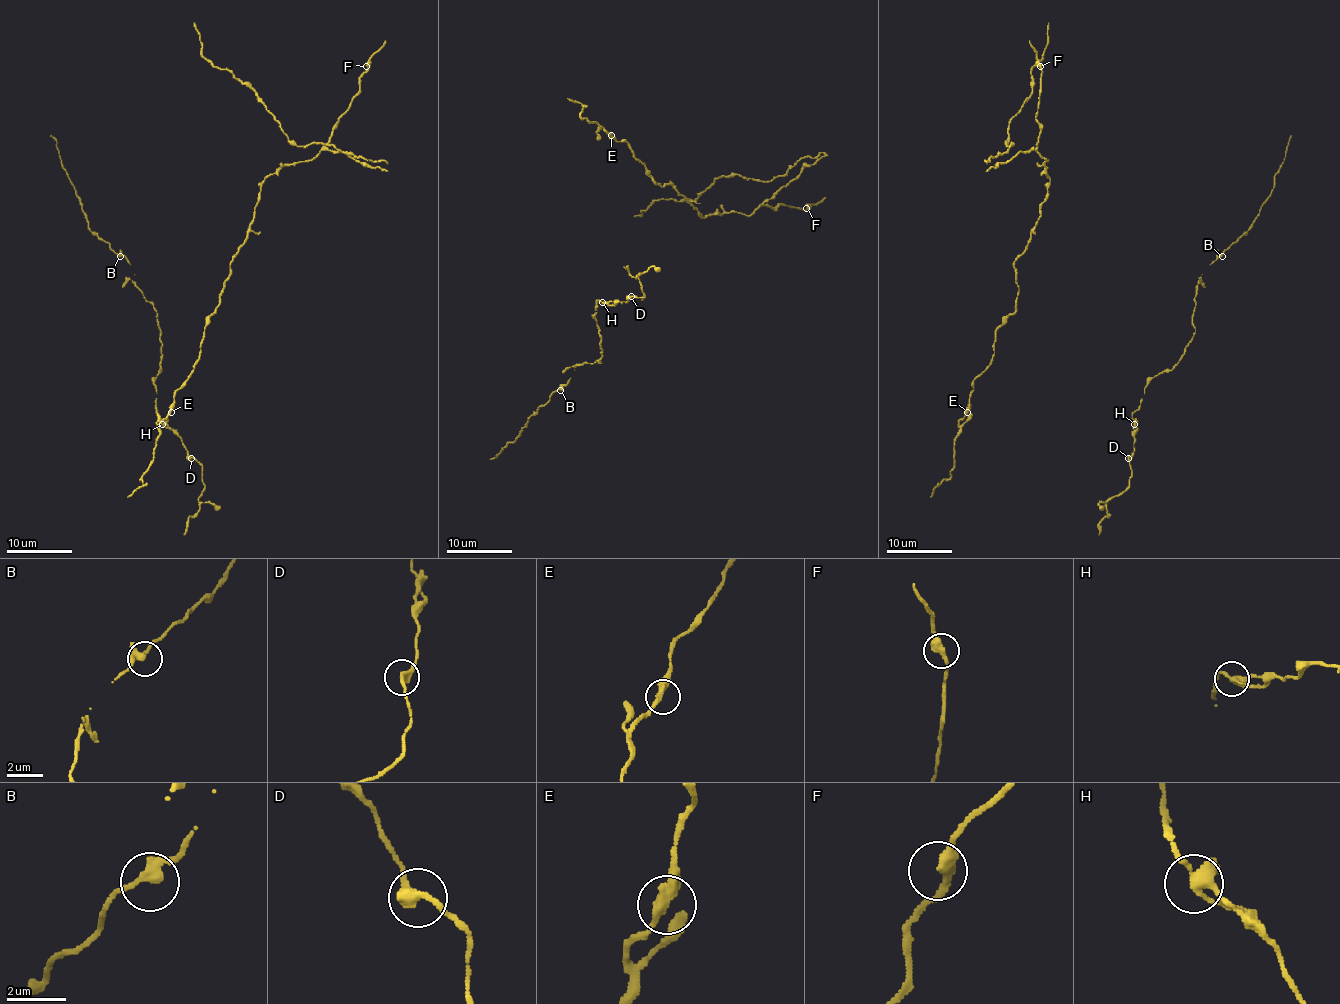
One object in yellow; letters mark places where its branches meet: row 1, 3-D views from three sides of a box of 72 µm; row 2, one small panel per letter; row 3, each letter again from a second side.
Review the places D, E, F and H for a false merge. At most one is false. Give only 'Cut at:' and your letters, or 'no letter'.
Cut at: no letter

